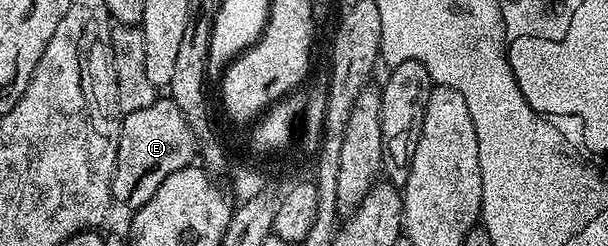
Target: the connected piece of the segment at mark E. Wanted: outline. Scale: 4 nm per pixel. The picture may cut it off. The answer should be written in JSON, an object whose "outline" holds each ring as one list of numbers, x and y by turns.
{"outline":[[159,97,147,109,135,109,121,119,119,153,113,170,114,200,128,209,147,205,171,173,190,166,199,151,199,140,172,99]]}

